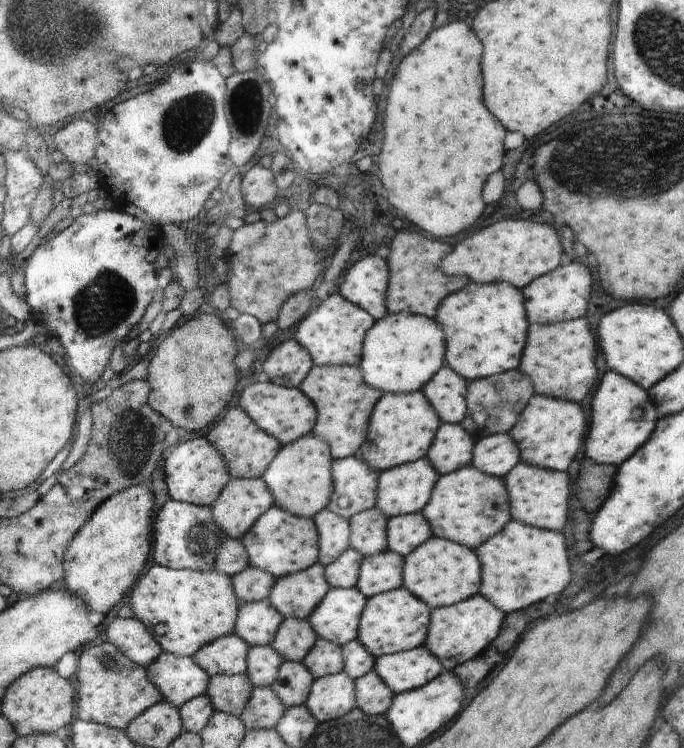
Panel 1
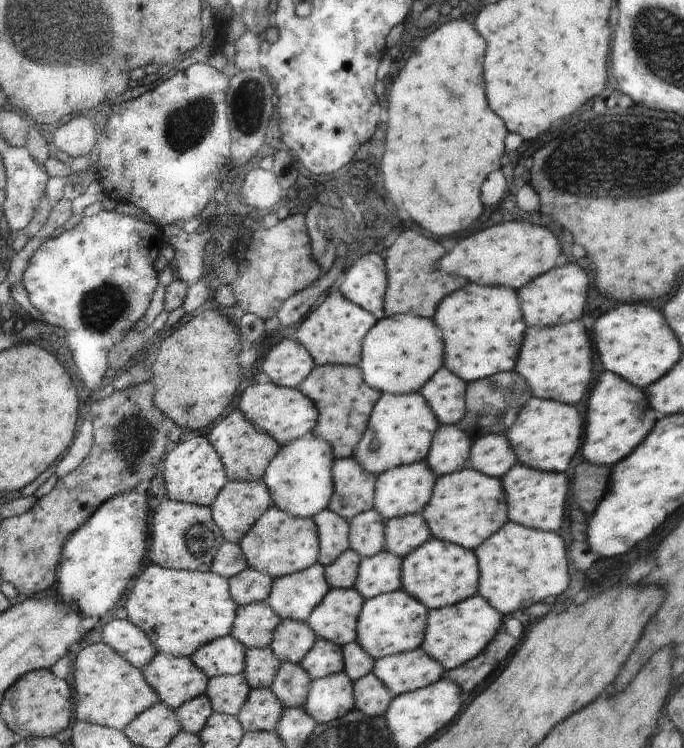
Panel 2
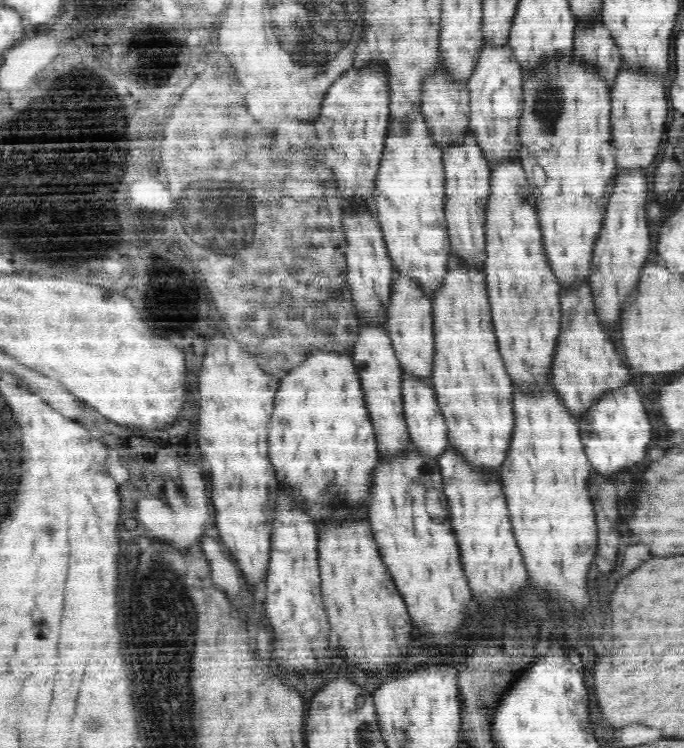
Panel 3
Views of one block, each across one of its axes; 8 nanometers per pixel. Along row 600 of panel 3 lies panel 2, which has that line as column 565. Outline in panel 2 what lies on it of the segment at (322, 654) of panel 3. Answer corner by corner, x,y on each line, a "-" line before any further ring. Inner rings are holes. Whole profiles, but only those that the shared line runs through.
568,262
541,274
516,292
520,298
524,298
524,318
528,318
528,327
553,327
559,323
582,319
580,316
588,294
588,276
579,265

